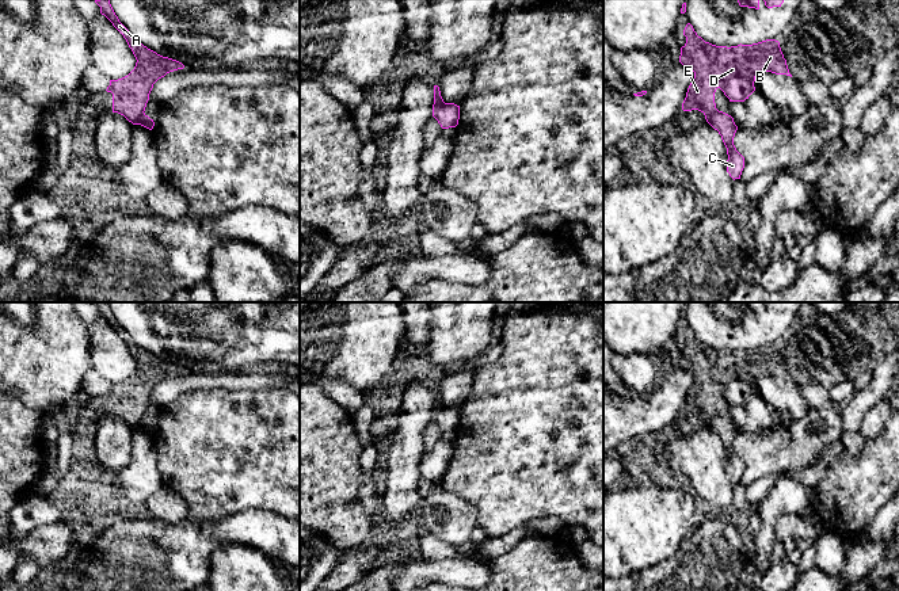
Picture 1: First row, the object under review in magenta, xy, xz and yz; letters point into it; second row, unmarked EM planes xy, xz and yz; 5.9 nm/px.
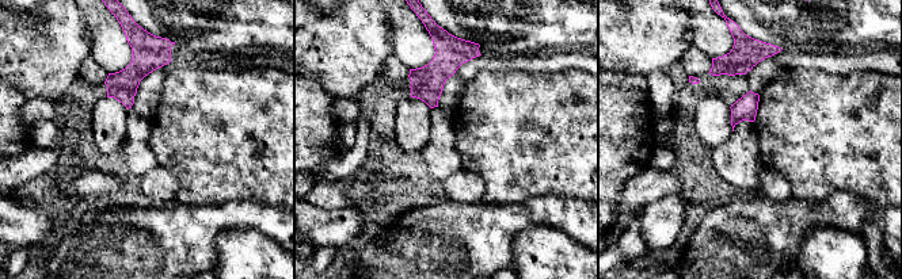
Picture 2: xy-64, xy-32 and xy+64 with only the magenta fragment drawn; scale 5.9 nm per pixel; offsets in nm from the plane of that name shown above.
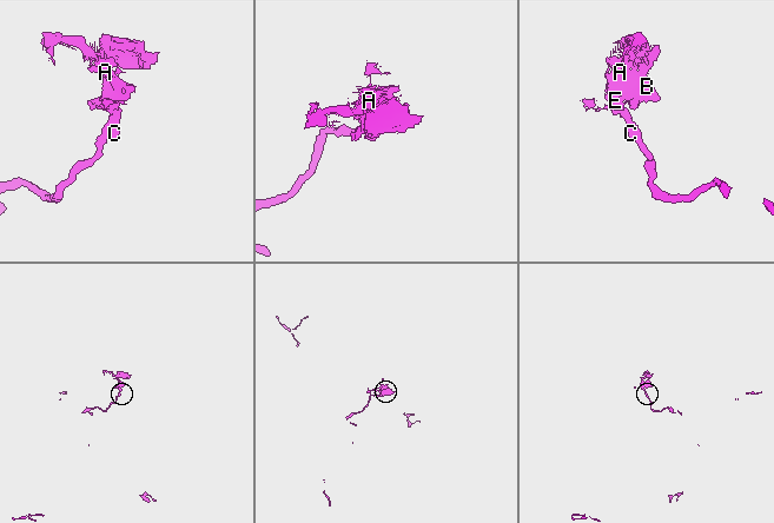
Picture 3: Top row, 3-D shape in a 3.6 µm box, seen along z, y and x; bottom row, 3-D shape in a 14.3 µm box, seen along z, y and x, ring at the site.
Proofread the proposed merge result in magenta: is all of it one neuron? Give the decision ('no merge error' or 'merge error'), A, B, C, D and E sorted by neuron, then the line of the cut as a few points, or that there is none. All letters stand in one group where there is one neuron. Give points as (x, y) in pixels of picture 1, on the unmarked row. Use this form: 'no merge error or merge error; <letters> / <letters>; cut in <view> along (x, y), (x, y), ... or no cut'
merge error; A B D E / C; cut in xy along (144, 416), (133, 427)

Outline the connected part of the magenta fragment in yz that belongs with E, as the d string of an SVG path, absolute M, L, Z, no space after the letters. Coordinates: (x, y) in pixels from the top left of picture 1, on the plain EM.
M690 327L683 333L686 347L681 351L679 366L694 375L683 415L698 413L705 423L717 413L715 396L720 392L730 405L744 405L755 394L759 375L791 380L786 363L776 343L753 348L716 350L697 339Z

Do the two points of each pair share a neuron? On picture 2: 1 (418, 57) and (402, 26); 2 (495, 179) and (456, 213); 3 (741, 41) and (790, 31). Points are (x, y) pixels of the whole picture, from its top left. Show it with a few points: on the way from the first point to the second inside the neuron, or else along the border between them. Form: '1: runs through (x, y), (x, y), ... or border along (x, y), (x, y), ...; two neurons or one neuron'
1: runs through (415, 49), (408, 34); one neuron
2: border along (482, 201), (490, 205), (501, 205); two neurons
3: runs through (753, 38), (760, 31), (777, 31); one neuron

